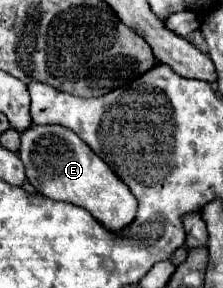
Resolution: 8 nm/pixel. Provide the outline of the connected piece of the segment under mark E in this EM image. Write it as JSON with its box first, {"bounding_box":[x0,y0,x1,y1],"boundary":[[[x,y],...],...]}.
{"bounding_box":[19,124,137,232],"boundary":[[[33,124],[21,134],[19,158],[25,164],[27,180],[39,194],[89,210],[109,232],[119,232],[135,220],[137,200],[129,186],[73,130]]]}

